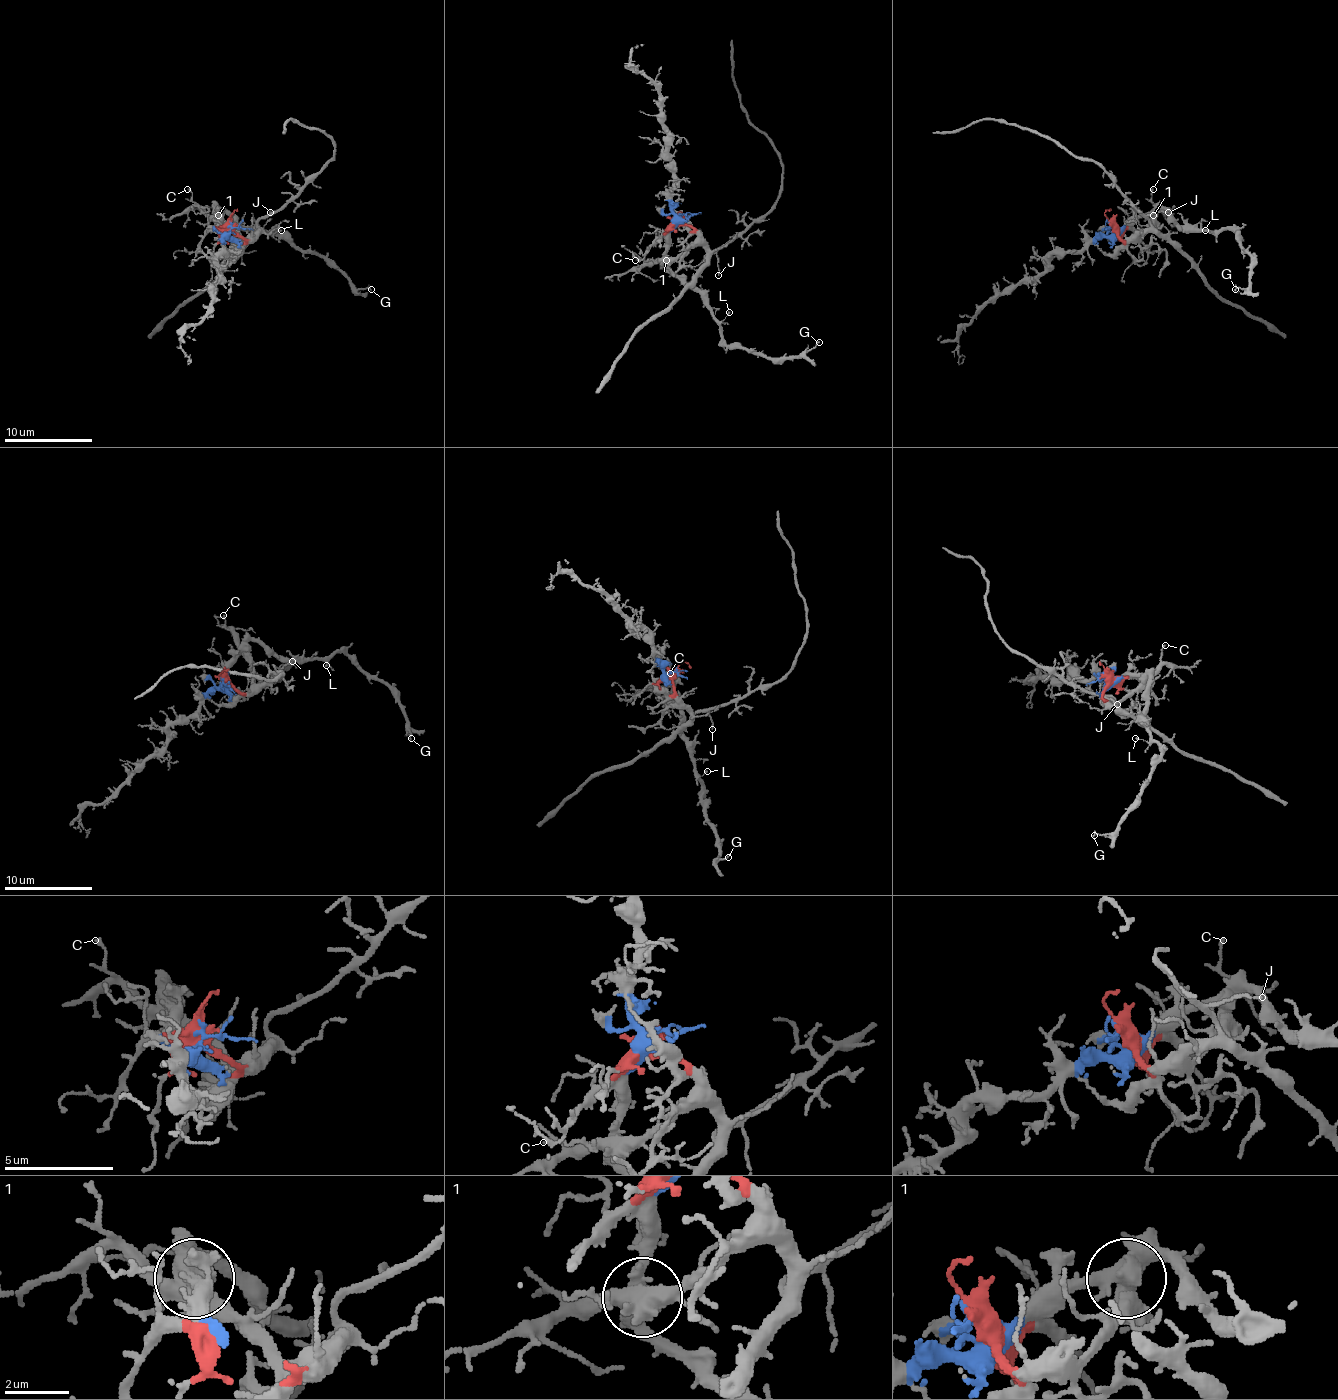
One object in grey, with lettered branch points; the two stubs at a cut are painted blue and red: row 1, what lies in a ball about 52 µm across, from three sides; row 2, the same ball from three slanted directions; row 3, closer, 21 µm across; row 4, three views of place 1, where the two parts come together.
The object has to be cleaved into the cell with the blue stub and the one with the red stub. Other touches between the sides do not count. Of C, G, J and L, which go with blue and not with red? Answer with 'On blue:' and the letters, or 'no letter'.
On blue: G, L

